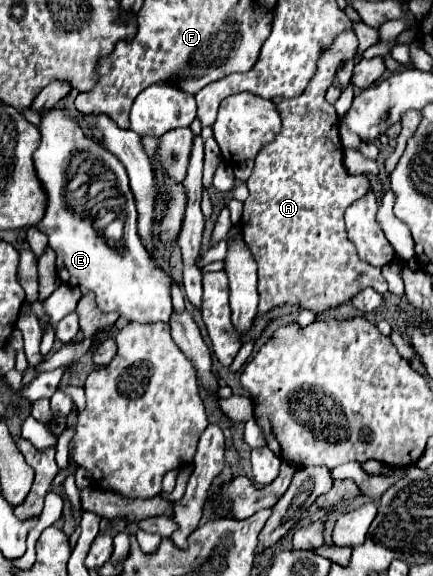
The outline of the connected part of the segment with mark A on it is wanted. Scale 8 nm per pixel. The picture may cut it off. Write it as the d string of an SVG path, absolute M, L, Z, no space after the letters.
M351 29L337 35L337 41L321 53L317 61L317 73L309 81L307 89L293 99L281 99L277 103L277 113L283 121L277 139L255 157L255 169L247 179L249 197L243 201L241 229L253 257L259 265L259 313L263 317L273 307L297 305L301 309L311 309L317 315L333 309L337 305L353 299L361 289L375 289L377 293L387 291L387 283L379 267L369 265L357 257L353 243L347 239L343 213L369 189L369 179L365 175L349 175L343 165L343 145L339 139L339 117L335 107L325 101L325 91L335 79L335 67L341 59L353 59L357 55L357 37Z

